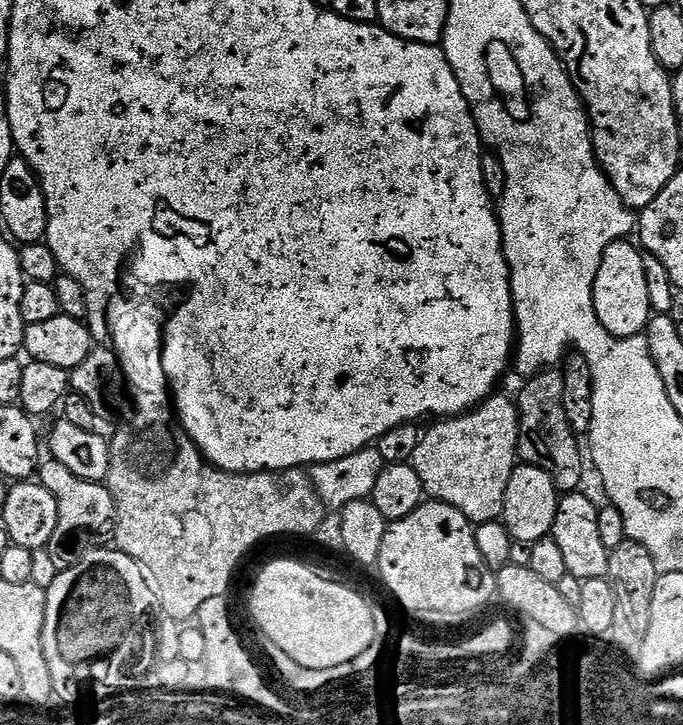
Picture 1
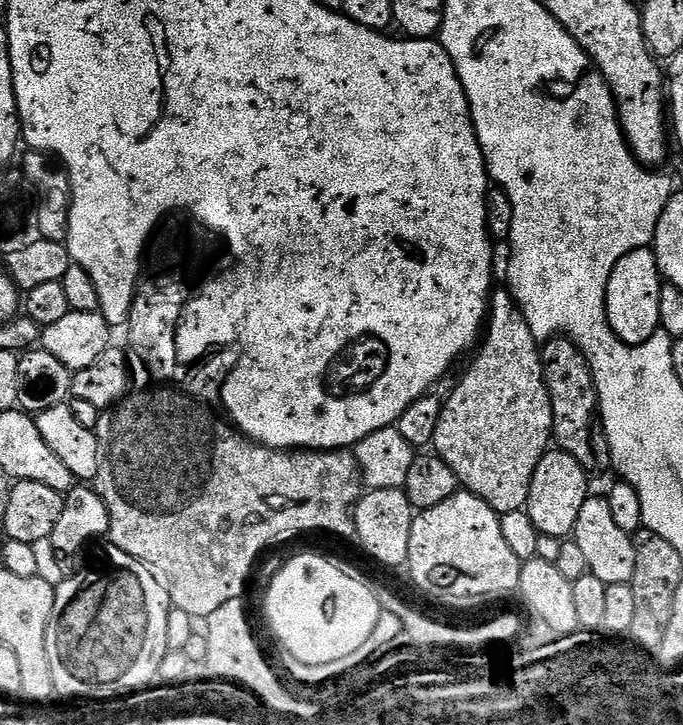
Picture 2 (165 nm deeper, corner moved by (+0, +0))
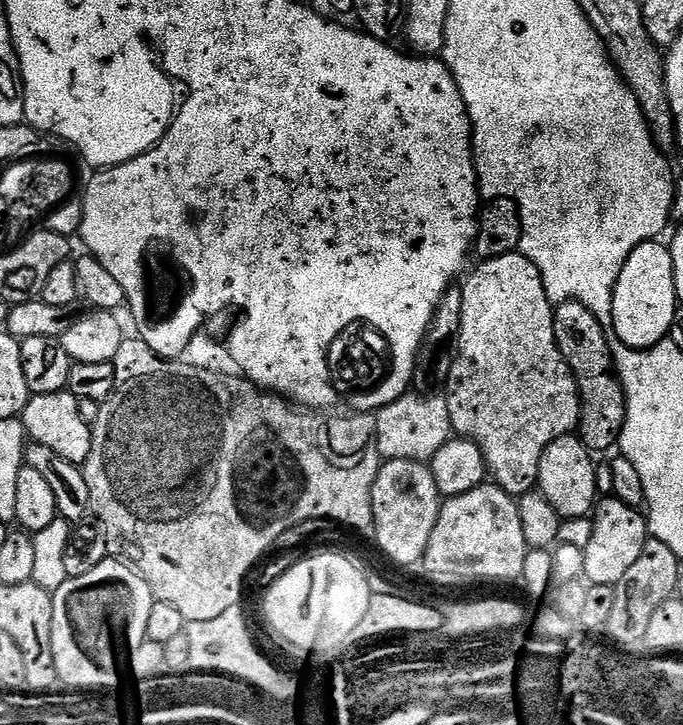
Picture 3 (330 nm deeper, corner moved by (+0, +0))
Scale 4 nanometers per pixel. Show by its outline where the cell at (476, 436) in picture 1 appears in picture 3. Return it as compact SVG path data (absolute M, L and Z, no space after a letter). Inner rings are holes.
M519 251L506 254L502 258L494 258L477 263L477 268L472 273L467 273L468 281L462 284L460 293L462 294L462 330L460 339L456 341L456 355L452 362L452 369L446 381L446 399L450 410L450 422L453 433L457 437L472 440L480 447L484 455L484 463L488 466L491 479L504 492L509 492L514 497L521 497L527 492L533 491L537 487L540 478L540 463L542 454L554 442L563 436L573 435L580 426L580 391L576 385L574 374L562 358L562 350L558 350L558 342L554 338L554 305L552 299L546 294L542 274L530 258L521 256Z

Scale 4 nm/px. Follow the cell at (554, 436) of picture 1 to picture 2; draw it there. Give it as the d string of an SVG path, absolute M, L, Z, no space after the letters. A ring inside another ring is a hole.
M554 336L543 341L540 361L544 371L544 381L550 394L552 407L552 440L559 451L570 454L586 470L596 464L596 452L592 449L592 420L598 416L596 387L590 366L578 350L578 346L567 336Z

